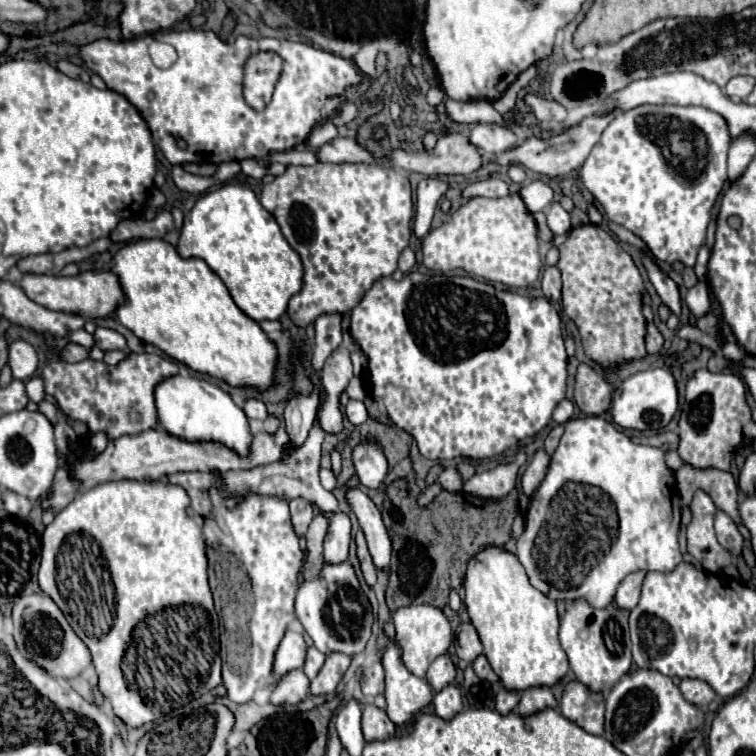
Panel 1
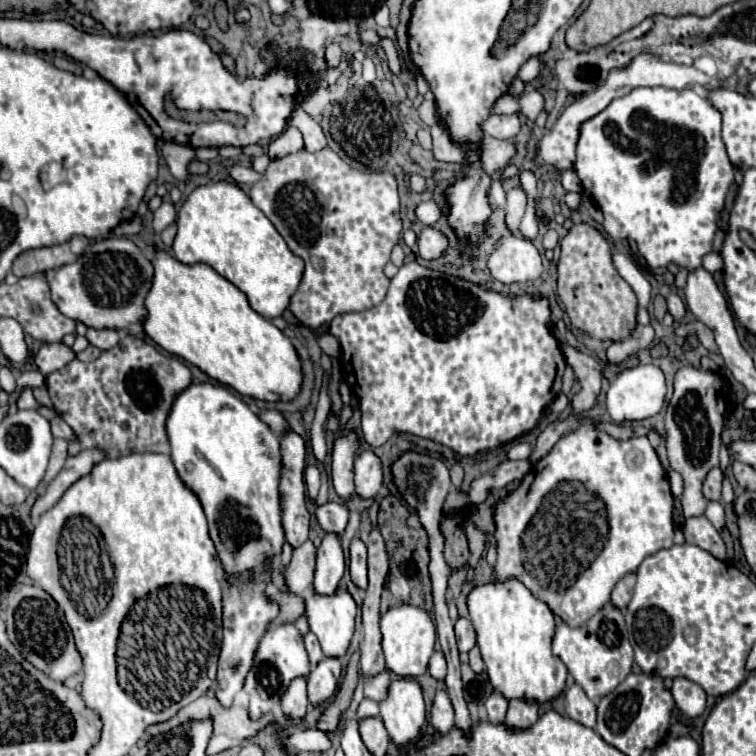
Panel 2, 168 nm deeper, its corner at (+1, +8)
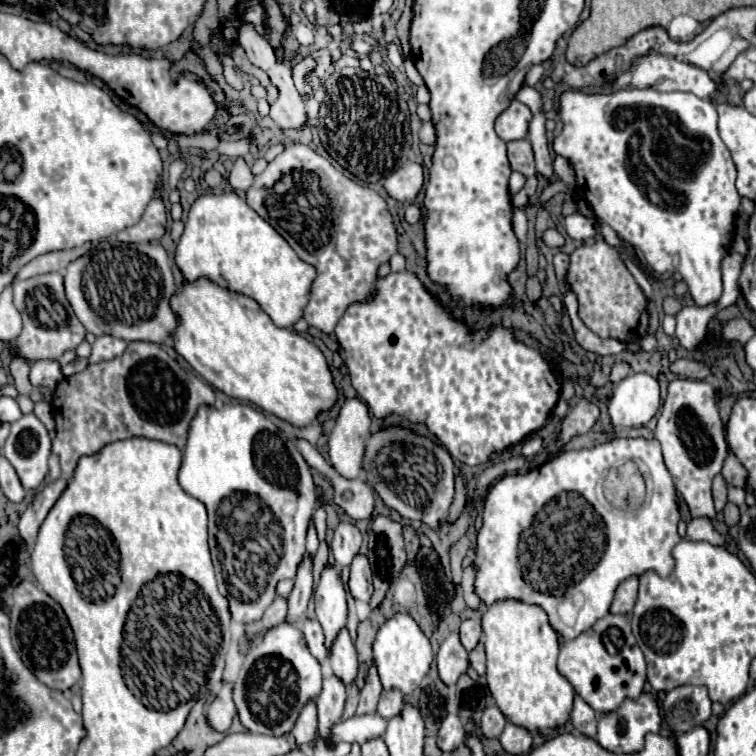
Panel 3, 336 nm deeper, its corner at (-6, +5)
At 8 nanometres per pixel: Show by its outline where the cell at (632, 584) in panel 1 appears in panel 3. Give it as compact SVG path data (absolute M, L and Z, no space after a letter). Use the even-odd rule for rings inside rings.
M638 577L622 581L614 593L610 613L630 613L636 603L636 597L638 597Z

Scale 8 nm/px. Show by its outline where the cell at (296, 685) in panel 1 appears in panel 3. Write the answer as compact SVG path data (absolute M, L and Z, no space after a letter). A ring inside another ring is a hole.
M310 701L302 709L302 713L300 713L300 717L298 717L298 721L292 729L292 737L296 739L298 747L306 747L306 745L312 745L316 741L316 737L318 737L318 719L316 719L316 703L314 701Z

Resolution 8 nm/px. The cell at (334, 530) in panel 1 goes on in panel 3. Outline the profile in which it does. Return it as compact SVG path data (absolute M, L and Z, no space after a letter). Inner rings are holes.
M326 567L322 571L320 583L314 593L316 601L316 617L324 629L326 649L330 651L336 633L346 625L348 605L346 605L346 589L340 579L340 573L334 567Z

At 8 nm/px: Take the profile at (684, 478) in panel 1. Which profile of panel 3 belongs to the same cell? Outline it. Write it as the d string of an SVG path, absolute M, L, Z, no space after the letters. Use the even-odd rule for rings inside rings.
M716 475L714 477L714 483L712 483L712 497L714 497L714 507L716 507L716 511L722 511L724 509L724 505L726 505L726 491L728 491L728 487L726 487L726 481L722 479L722 475Z

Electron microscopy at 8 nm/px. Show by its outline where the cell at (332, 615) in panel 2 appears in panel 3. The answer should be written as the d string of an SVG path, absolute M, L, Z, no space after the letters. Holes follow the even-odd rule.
M342 629L340 635L336 637L330 651L330 663L334 675L340 677L340 681L346 687L350 687L358 675L358 659L356 659L354 643L348 637L348 629Z

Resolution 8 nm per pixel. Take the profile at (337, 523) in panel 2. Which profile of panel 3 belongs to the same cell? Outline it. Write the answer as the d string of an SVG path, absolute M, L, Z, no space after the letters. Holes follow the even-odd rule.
M340 521L334 531L334 539L330 543L330 551L336 559L336 565L348 567L352 559L358 555L360 545L362 545L362 535L356 529L356 525L352 521Z

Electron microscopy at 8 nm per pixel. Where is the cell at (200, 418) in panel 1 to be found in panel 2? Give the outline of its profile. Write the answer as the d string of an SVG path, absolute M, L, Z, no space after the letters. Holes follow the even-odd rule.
M191 382L183 392L175 396L167 418L167 436L171 444L171 460L181 480L197 494L203 504L209 532L223 568L229 574L247 570L261 572L265 568L263 560L267 556L279 556L285 542L277 490L281 476L279 438L269 430L267 424L259 420L257 414L249 410L249 406L241 398L231 394L225 386L213 382Z

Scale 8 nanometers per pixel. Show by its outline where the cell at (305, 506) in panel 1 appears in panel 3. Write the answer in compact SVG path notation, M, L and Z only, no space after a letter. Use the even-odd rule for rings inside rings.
M306 555L298 569L298 575L294 579L294 589L288 597L288 615L286 615L288 623L294 623L298 617L302 617L306 613L310 595L312 595L312 561Z

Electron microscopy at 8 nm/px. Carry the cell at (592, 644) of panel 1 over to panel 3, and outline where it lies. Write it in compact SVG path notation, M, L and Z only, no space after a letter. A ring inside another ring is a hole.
M612 615L598 619L588 631L572 641L564 641L558 657L558 671L570 681L574 691L600 715L614 713L624 699L636 699L644 691L646 661L636 647L636 639L626 615Z

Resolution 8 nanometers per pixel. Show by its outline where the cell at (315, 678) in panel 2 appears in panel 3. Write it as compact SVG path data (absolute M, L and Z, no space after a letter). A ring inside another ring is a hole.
M326 677L322 693L316 699L318 705L318 733L328 745L328 749L334 749L334 743L330 741L330 731L332 725L340 723L342 713L344 713L344 703L346 703L346 687L338 677Z

